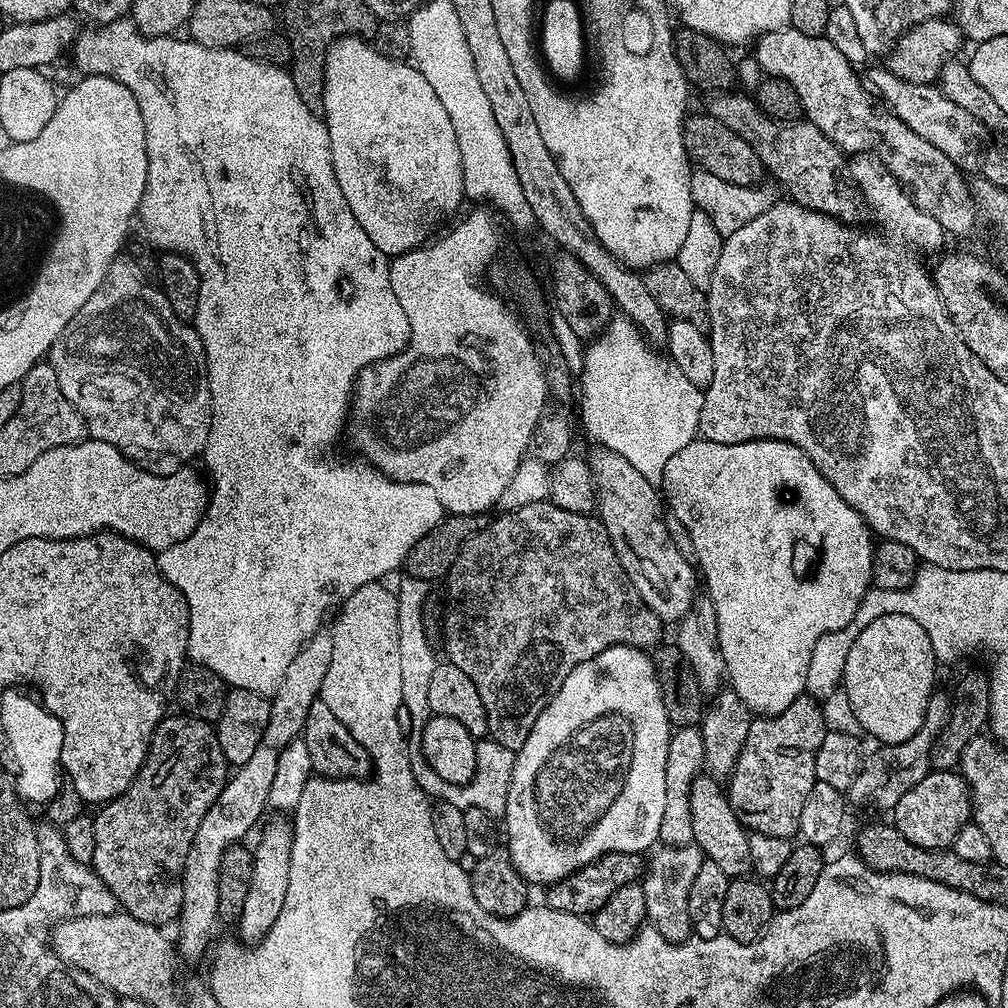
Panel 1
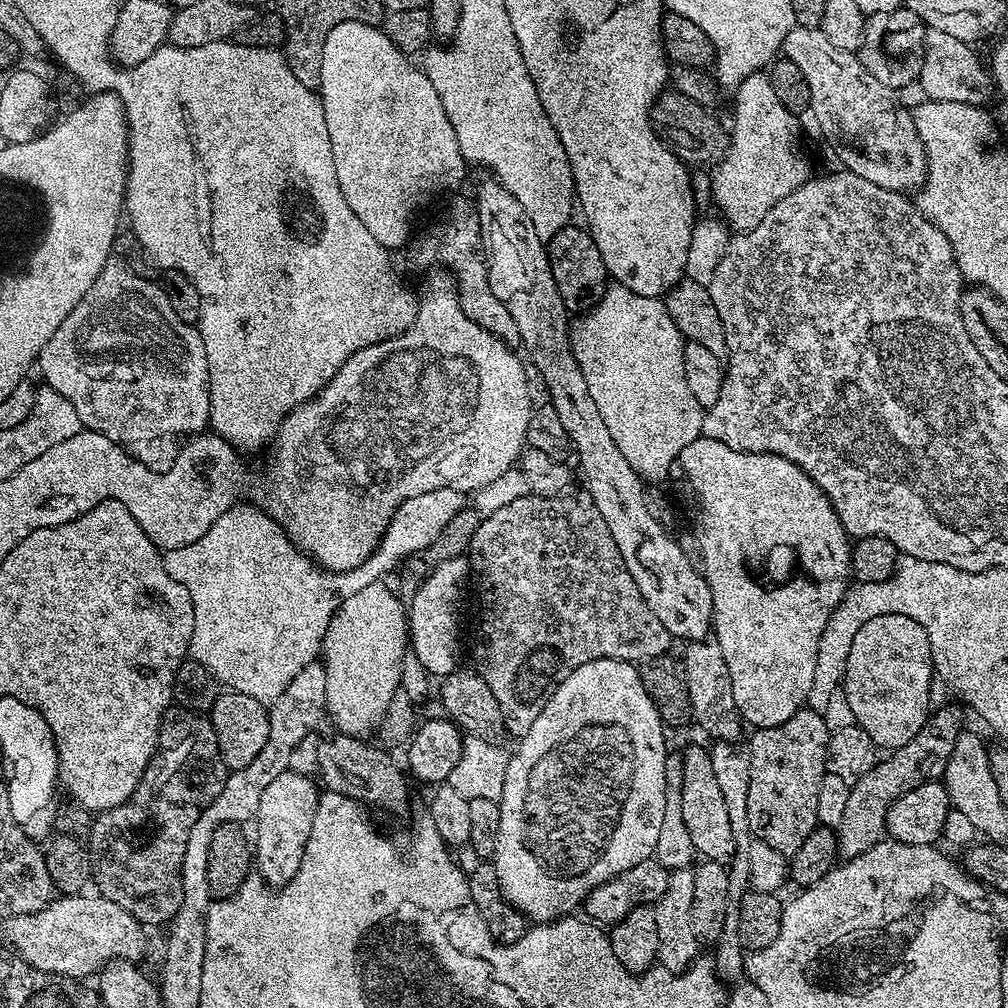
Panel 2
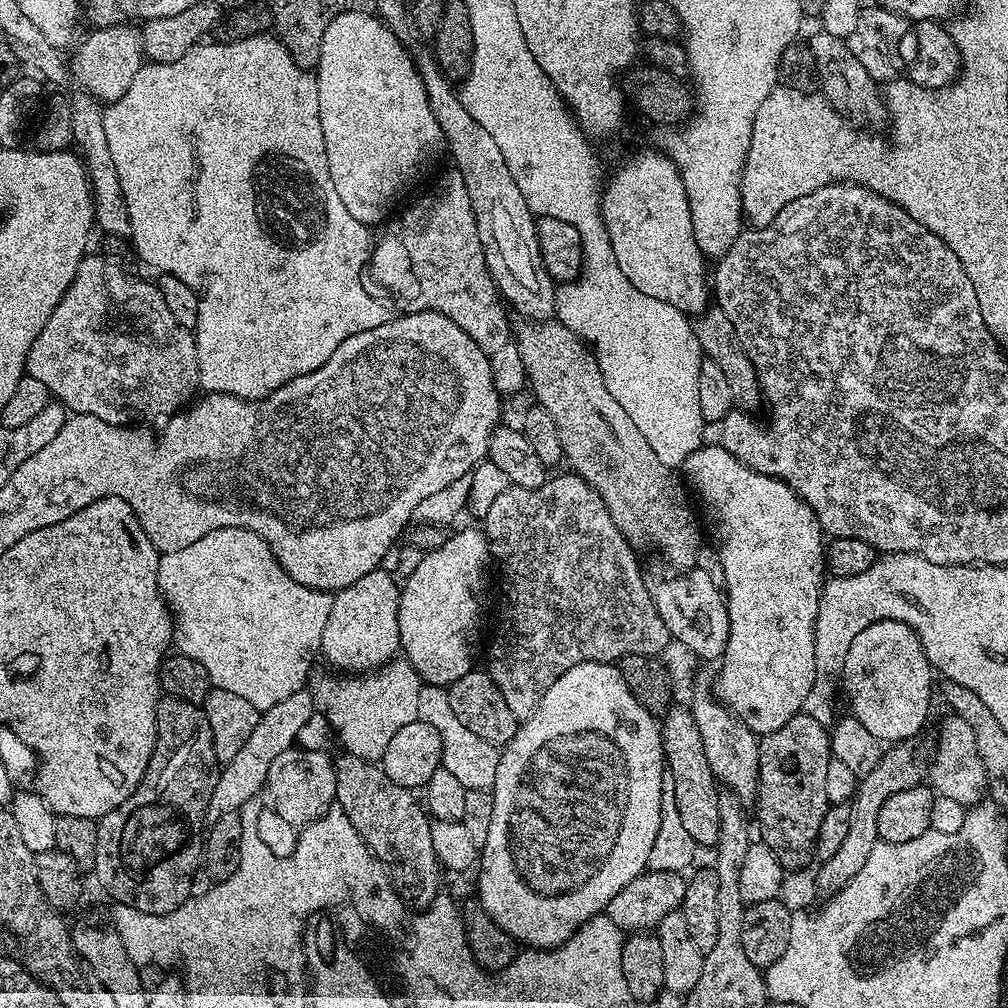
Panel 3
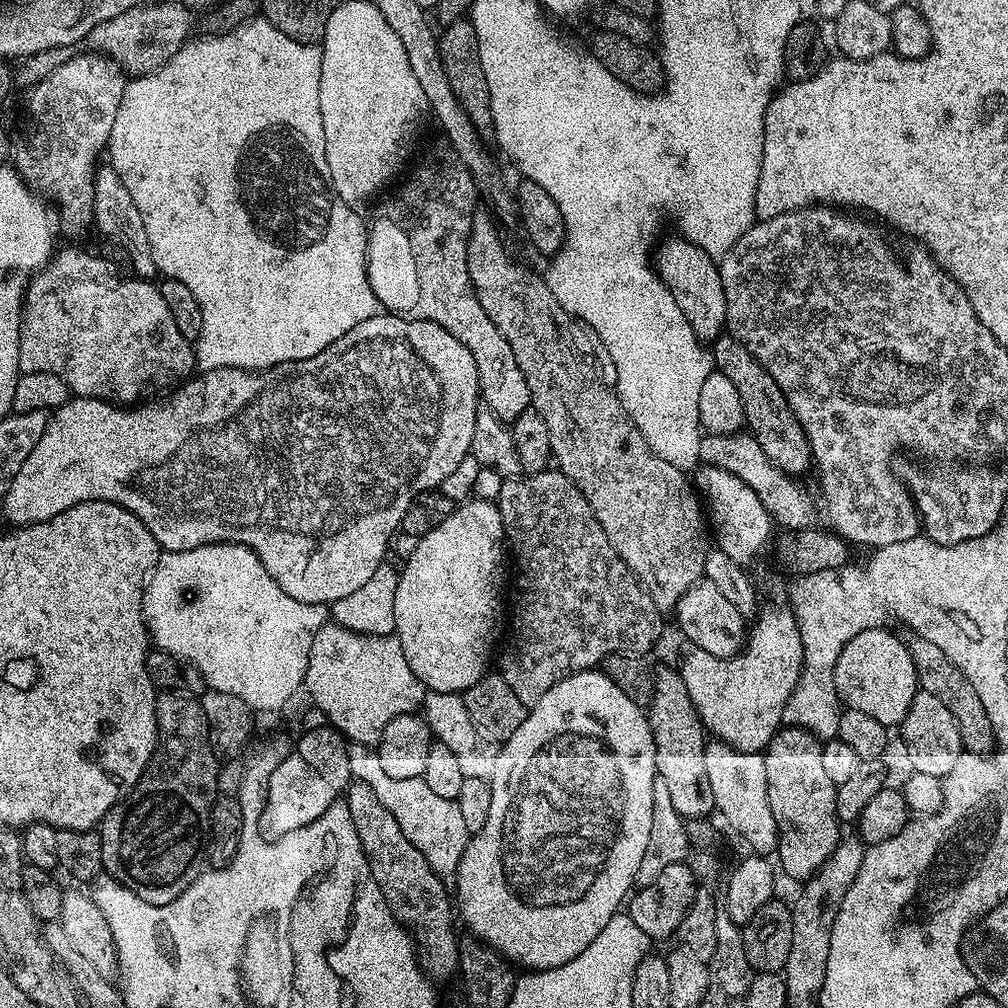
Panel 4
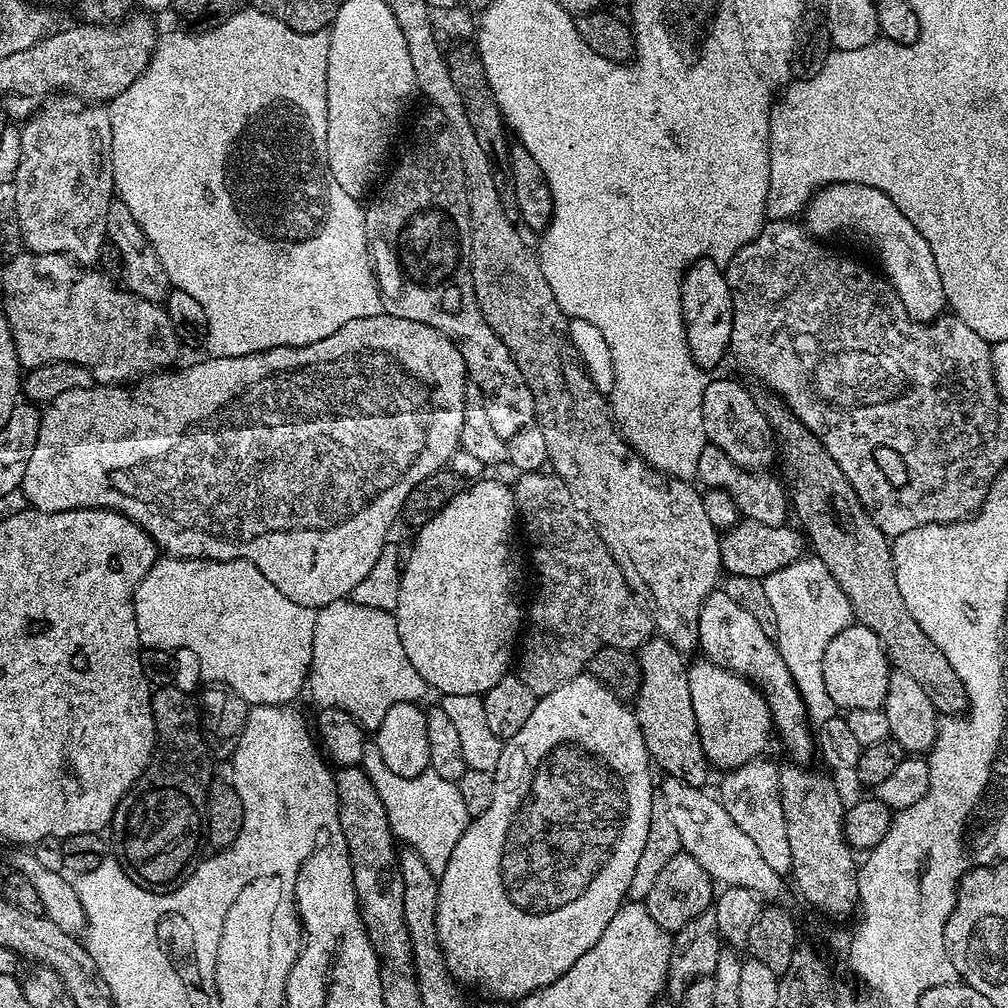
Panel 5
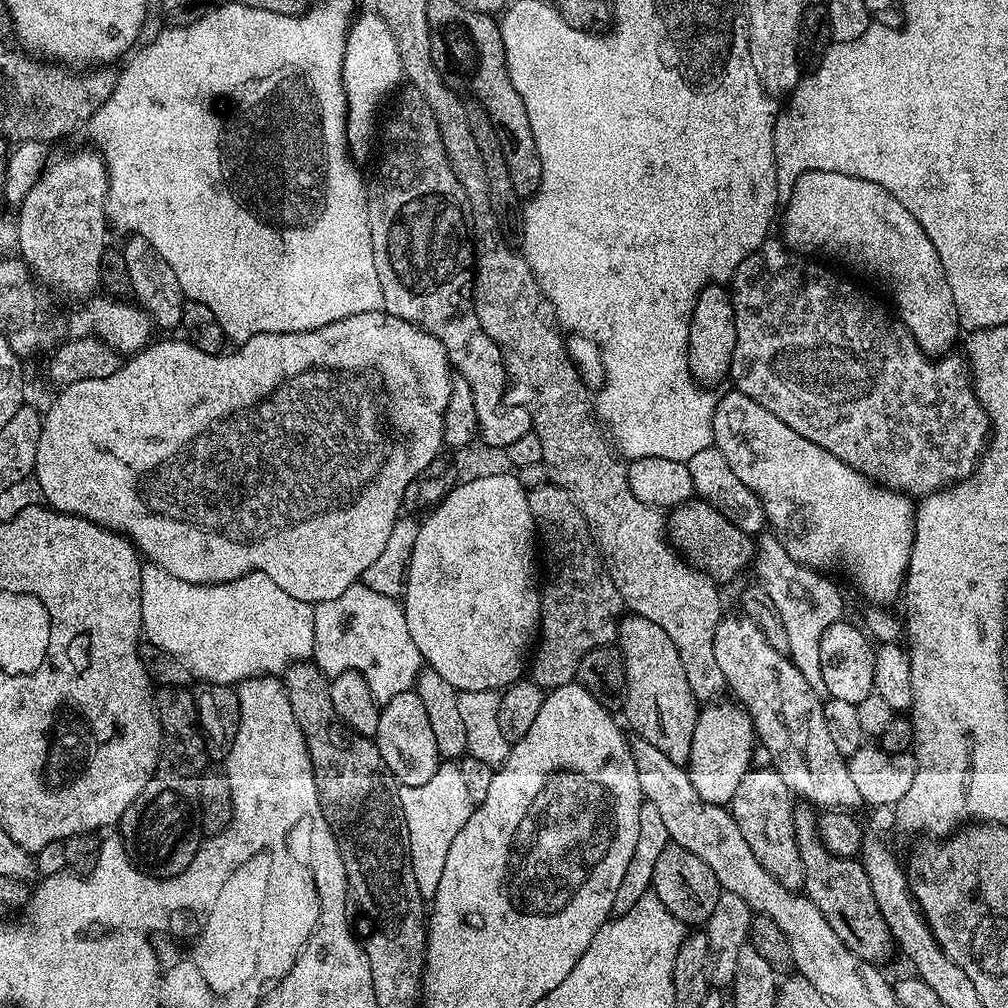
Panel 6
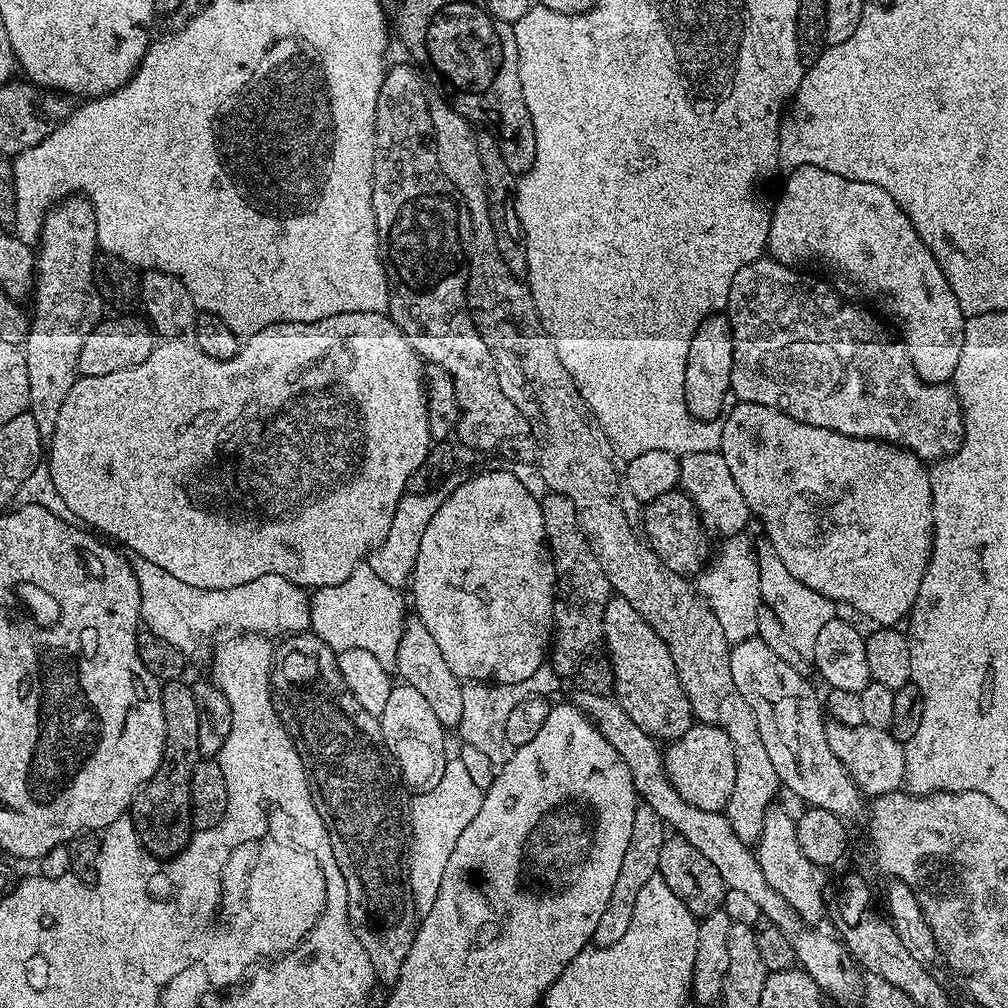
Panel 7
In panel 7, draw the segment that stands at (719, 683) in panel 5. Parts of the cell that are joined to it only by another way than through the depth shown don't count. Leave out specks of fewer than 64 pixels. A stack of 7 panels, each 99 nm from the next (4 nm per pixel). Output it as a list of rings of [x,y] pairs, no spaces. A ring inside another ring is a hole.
[[[699,722],[693,723],[682,738],[671,741],[663,749],[664,769],[672,780],[678,794],[690,806],[698,806],[698,810],[724,812],[730,802],[730,794],[734,794],[734,746],[730,738],[718,726],[710,726]]]

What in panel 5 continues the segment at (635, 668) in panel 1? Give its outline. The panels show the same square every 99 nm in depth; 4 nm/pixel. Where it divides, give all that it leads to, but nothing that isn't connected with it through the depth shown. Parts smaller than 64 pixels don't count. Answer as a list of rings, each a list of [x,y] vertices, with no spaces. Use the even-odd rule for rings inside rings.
[[[581,674],[568,680],[564,684],[560,684],[545,696],[537,699],[534,711],[530,714],[530,718],[526,718],[526,726],[522,726],[522,730],[518,730],[518,734],[514,734],[504,744],[502,754],[498,758],[498,766],[494,773],[496,781],[494,782],[494,802],[490,802],[490,810],[486,810],[486,814],[475,817],[469,823],[468,829],[462,834],[462,838],[458,838],[458,846],[454,846],[454,854],[450,854],[450,863],[446,865],[446,870],[440,877],[438,883],[438,910],[436,911],[436,925],[438,926],[438,938],[440,939],[440,948],[444,951],[446,958],[446,966],[452,971],[452,977],[457,982],[480,983],[480,988],[491,999],[503,1000],[505,1002],[519,1002],[524,997],[530,995],[531,992],[542,990],[546,986],[550,986],[558,978],[562,978],[562,974],[566,974],[566,970],[570,970],[570,966],[574,966],[574,962],[578,962],[578,958],[582,958],[582,954],[586,954],[596,945],[602,938],[602,934],[606,930],[606,926],[610,926],[610,918],[614,918],[614,914],[618,914],[618,910],[628,900],[628,891],[630,890],[630,878],[634,878],[634,870],[638,866],[638,857],[642,855],[642,849],[646,847],[646,833],[650,831],[650,806],[652,805],[652,797],[654,795],[654,784],[652,788],[652,772],[654,773],[654,765],[646,750],[646,742],[642,738],[642,730],[636,721],[636,713],[625,701],[619,700],[614,694],[610,694],[610,690],[606,690],[606,686],[602,686],[602,682],[598,682],[593,676]]]

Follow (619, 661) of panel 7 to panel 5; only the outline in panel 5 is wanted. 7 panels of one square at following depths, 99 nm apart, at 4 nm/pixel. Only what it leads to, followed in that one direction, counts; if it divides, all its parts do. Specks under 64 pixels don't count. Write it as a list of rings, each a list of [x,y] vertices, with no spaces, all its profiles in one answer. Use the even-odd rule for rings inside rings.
[[[663,638],[647,640],[638,650],[640,661],[640,689],[634,701],[636,721],[642,730],[642,738],[646,742],[646,750],[657,769],[665,773],[665,777],[681,780],[694,788],[707,785],[710,765],[704,756],[700,741],[700,727],[694,718],[694,702],[690,702],[690,682],[688,681],[688,664],[685,657],[670,642]]]

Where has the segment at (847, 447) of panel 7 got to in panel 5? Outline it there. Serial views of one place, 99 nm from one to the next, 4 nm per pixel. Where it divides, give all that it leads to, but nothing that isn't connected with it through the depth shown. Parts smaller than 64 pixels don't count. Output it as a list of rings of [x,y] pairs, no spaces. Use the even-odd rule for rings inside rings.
[[[709,379],[706,390],[702,394],[702,426],[704,427],[704,438],[709,444],[722,450],[723,454],[729,456],[733,463],[739,468],[749,470],[767,469],[767,464],[774,460],[774,437],[762,410],[758,410],[756,397],[750,391],[747,392],[736,380]]]

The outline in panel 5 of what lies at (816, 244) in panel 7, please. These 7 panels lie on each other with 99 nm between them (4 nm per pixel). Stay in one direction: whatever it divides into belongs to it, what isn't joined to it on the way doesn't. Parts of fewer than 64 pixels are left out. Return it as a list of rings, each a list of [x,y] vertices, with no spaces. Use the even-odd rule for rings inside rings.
[[[827,184],[812,193],[802,213],[802,223],[817,238],[853,236],[862,247],[869,248],[880,263],[879,271],[892,285],[912,320],[931,322],[945,315],[948,299],[938,278],[938,262],[934,262],[930,244],[882,190],[865,184]]]

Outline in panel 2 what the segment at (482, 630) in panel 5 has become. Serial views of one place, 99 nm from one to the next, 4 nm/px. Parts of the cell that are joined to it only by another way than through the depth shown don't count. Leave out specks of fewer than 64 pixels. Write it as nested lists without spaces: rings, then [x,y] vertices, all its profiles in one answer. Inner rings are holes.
[[[460,560],[445,562],[439,572],[424,580],[412,593],[412,605],[406,608],[408,618],[408,638],[410,641],[410,652],[417,656],[418,662],[428,672],[429,677],[443,678],[451,672],[457,671],[462,646],[456,640],[455,613],[450,607],[450,598],[456,588],[460,588],[464,564]]]

